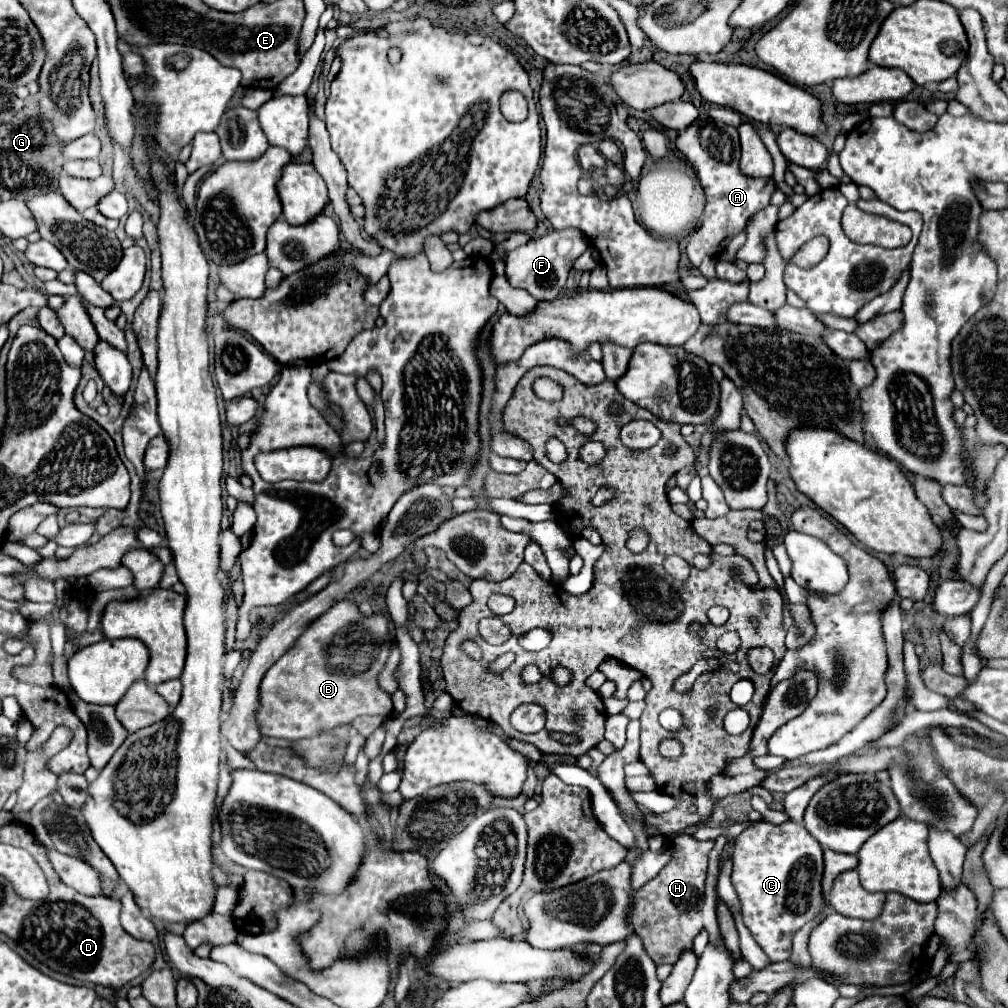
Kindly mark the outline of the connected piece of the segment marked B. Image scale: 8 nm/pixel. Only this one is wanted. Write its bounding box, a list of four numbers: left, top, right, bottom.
[260,600,392,740]

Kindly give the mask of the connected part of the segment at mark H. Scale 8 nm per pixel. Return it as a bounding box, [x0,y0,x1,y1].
[634,832,712,964]

